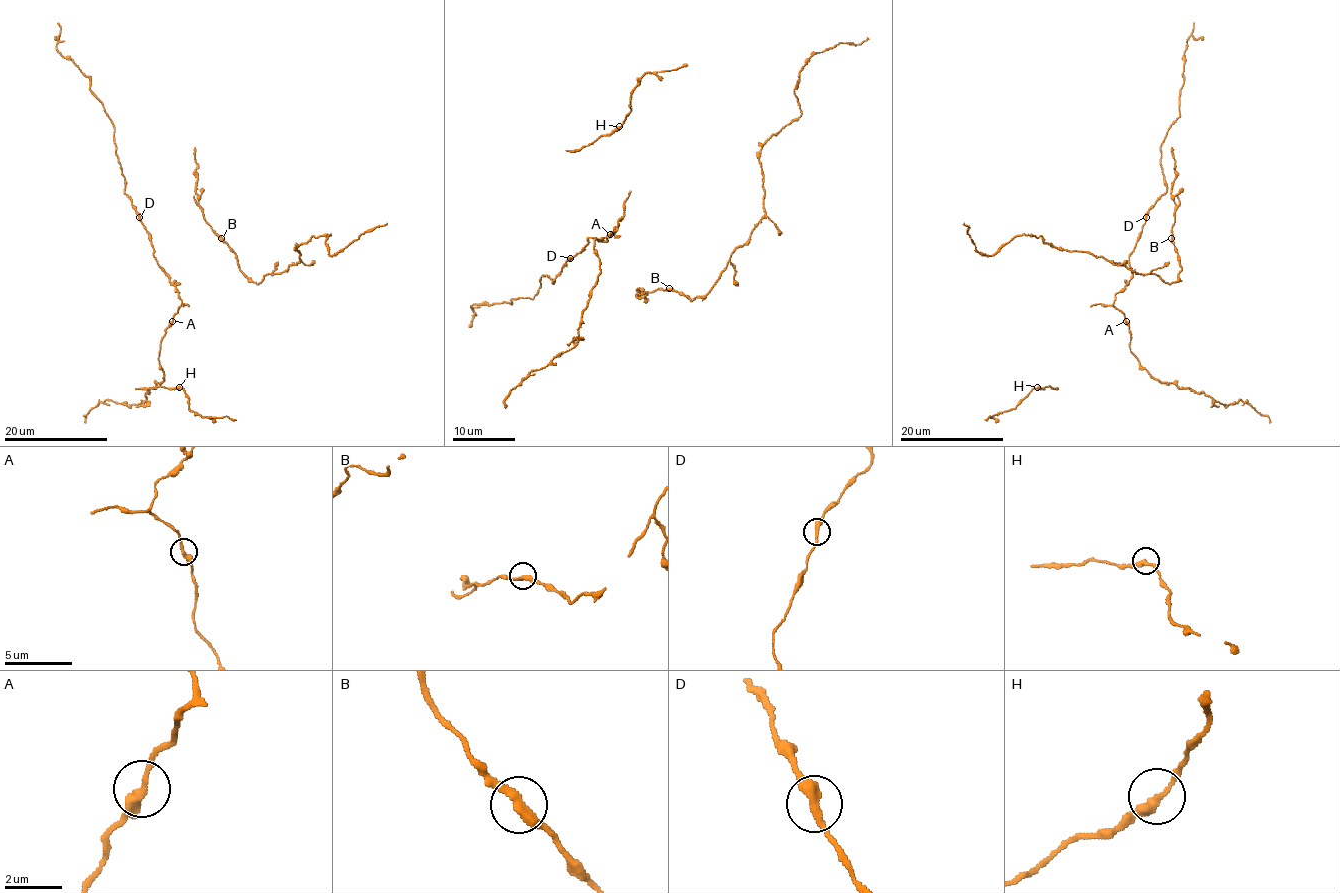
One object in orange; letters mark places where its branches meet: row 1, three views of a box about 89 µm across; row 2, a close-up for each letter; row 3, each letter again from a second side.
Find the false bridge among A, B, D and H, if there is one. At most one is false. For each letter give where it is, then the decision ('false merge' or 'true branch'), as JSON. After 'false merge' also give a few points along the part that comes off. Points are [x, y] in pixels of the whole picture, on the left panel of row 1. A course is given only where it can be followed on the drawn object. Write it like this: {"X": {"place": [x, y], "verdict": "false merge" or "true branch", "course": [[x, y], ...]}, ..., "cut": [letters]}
{"A": {"place": [172, 321], "verdict": "true branch"}, "B": {"place": [221, 238], "verdict": "true branch"}, "D": {"place": [139, 217], "verdict": "true branch"}, "H": {"place": [179, 387], "verdict": "true branch"}, "cut": []}

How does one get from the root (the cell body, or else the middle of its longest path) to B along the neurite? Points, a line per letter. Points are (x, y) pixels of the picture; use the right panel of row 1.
B: (1171, 194), (1175, 204), (1171, 238)

